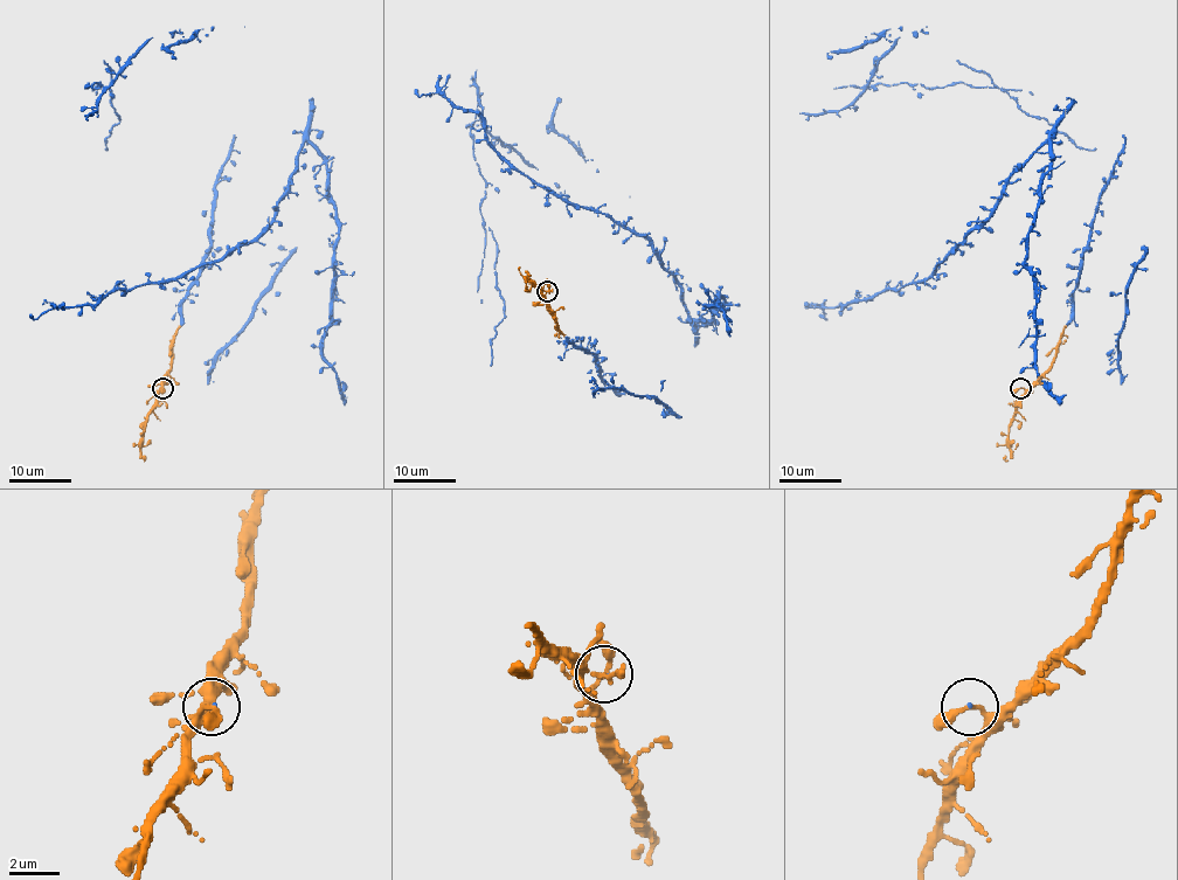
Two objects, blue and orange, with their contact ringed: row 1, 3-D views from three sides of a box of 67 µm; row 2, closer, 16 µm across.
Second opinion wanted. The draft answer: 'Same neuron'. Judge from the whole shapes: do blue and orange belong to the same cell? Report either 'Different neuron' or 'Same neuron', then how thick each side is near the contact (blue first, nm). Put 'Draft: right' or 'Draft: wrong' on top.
Draft: right
Same neuron. Thickness 70 nm (blue) against 190 nm

